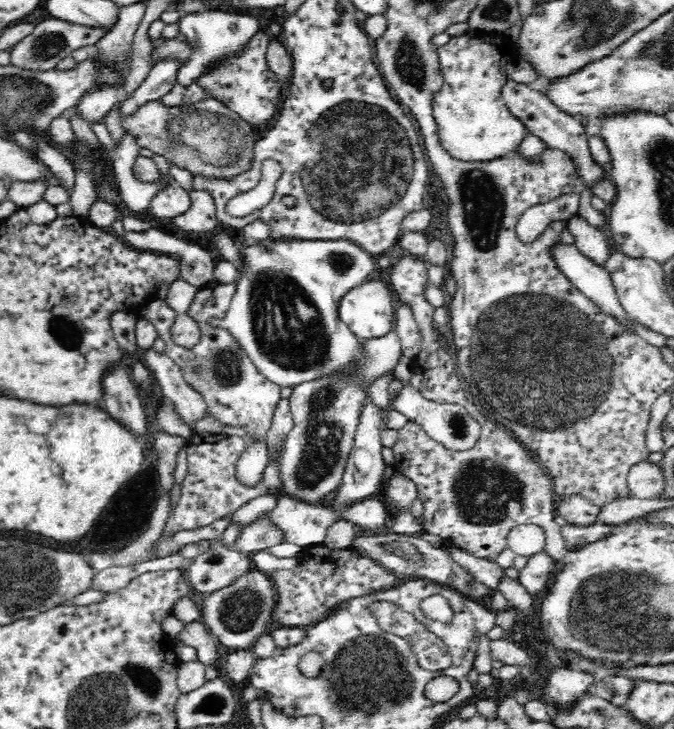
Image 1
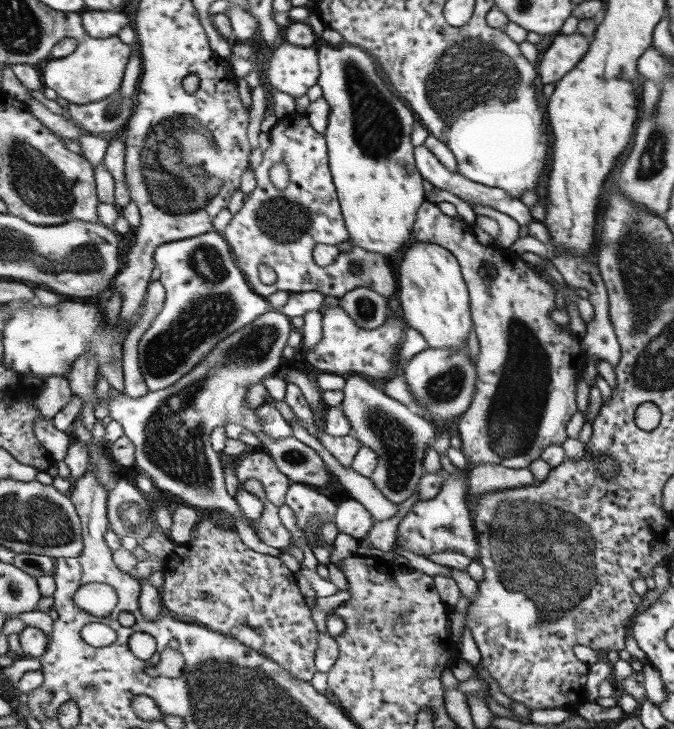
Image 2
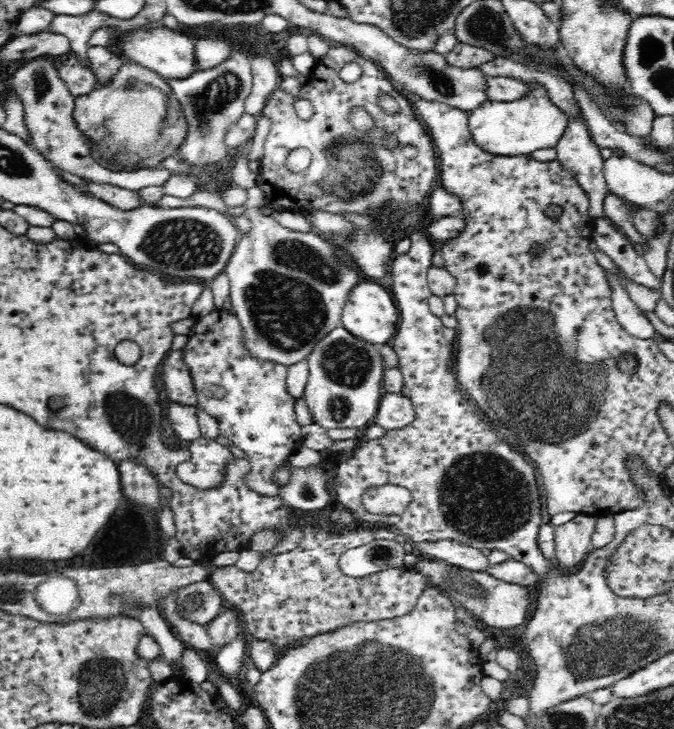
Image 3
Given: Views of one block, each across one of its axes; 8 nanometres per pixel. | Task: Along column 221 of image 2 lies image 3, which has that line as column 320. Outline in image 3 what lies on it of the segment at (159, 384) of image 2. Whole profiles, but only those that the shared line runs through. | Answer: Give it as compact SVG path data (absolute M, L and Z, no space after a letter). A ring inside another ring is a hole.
M252 208L244 216L250 218L250 230L248 234L240 234L238 244L234 246L234 252L224 268L230 282L230 308L240 320L240 344L260 362L274 362L280 366L306 362L316 346L330 336L332 330L342 326L342 314L350 292L366 276L362 276L362 270L346 258L332 240L320 234L286 230L272 216L264 216L260 208Z

